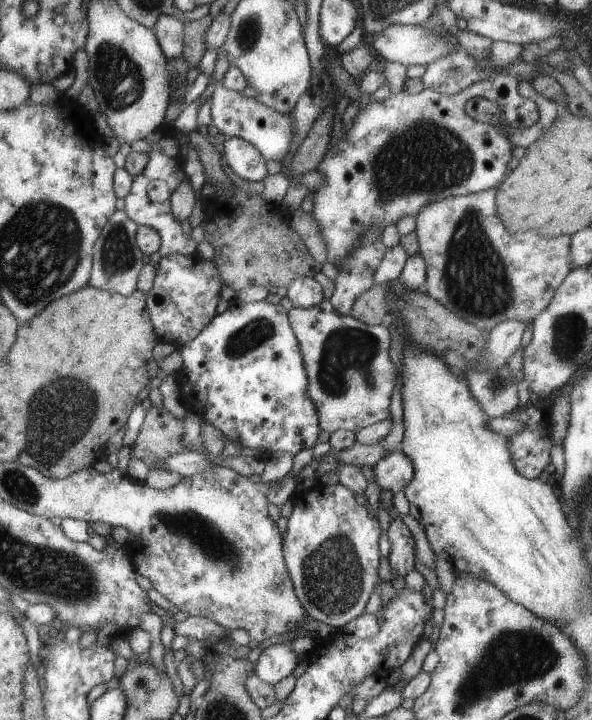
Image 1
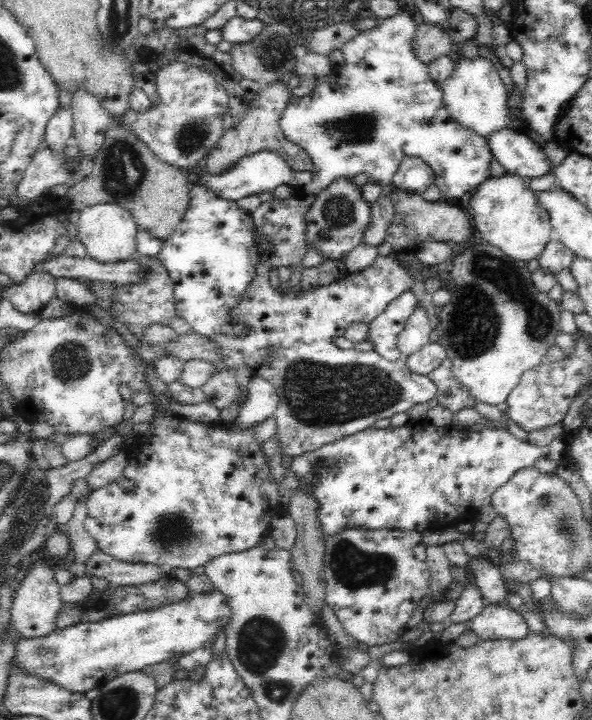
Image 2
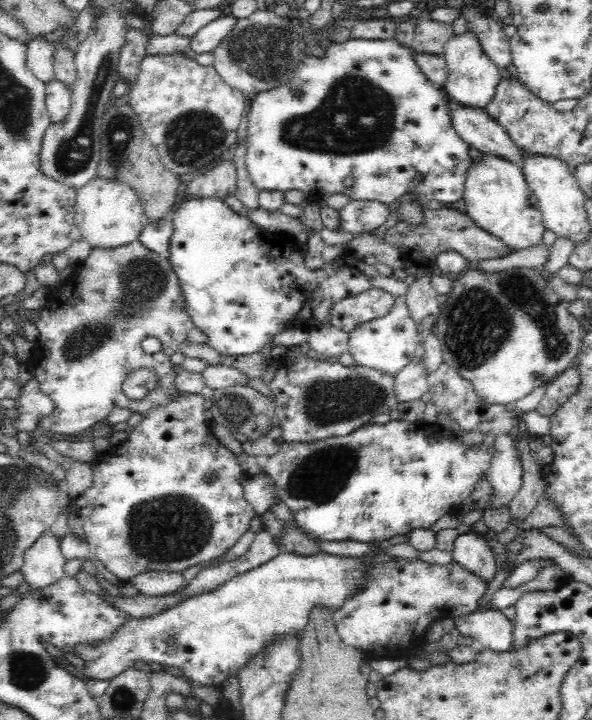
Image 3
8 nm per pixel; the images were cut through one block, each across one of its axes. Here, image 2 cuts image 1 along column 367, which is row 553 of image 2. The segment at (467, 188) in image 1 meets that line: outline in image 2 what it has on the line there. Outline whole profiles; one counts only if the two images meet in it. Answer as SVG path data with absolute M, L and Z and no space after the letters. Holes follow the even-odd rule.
M153 368L147 371L147 375L148 383L152 385L152 388L156 390L160 398L155 397L155 401L152 403L154 412L152 419L149 421L151 427L148 432L136 438L134 443L125 446L126 453L129 457L123 475L128 478L128 480L132 480L135 487L126 491L126 489L118 483L110 482L110 484L106 484L104 488L98 488L98 490L91 492L87 498L87 516L84 520L85 529L96 543L98 550L111 556L114 561L120 561L122 563L154 564L158 566L167 565L172 570L184 568L194 571L195 568L202 565L205 566L210 560L213 560L217 556L231 552L242 552L258 545L259 540L264 538L270 531L273 519L284 512L281 502L278 501L278 485L270 479L268 465L266 465L267 461L264 461L264 457L262 457L262 451L260 451L261 443L256 442L251 437L251 426L256 424L256 422L264 420L266 417L273 416L277 409L279 396L276 392L276 387L274 387L270 381L260 376L250 376L247 384L247 400L244 402L244 406L240 407L239 414L236 417L236 421L240 422L240 428L238 428L238 430L232 430L227 425L211 425L207 427L198 421L192 421L186 419L184 416L180 416L176 413L176 410L172 411L172 409L170 409L168 411L168 409L164 409L164 404L179 404L178 399L174 399L174 395L172 395L172 391L168 389L168 385L159 379Z

